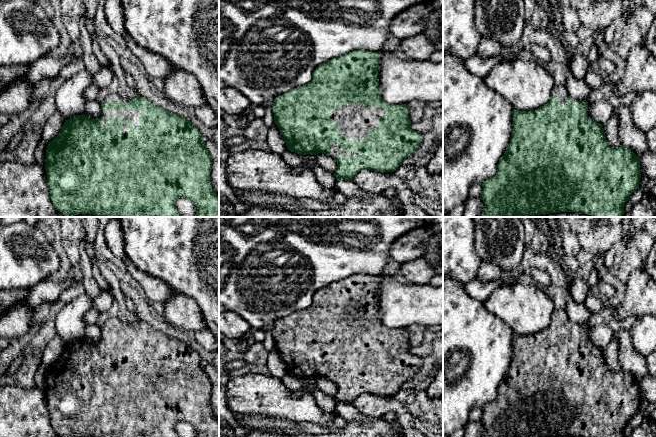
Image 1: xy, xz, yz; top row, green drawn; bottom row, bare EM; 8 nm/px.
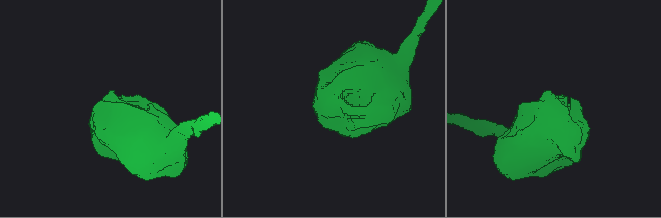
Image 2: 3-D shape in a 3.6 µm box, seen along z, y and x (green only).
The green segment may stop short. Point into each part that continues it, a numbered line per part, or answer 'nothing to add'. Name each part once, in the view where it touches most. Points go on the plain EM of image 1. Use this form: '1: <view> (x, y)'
1: xz (356, 345)

